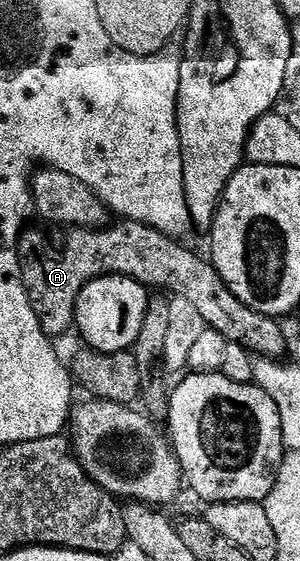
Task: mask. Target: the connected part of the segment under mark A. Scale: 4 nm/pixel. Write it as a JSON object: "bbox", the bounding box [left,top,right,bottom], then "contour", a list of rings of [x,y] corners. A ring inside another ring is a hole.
{"bbox":[18,220,284,358],"contour":[[[124,220],[123,222],[116,223],[120,224],[114,225],[113,228],[104,226],[99,230],[94,228],[73,228],[71,230],[65,231],[67,233],[65,234],[64,241],[62,241],[61,244],[55,244],[55,242],[52,241],[51,238],[48,237],[44,232],[31,232],[31,230],[28,230],[25,231],[23,235],[21,235],[18,247],[20,249],[20,262],[22,265],[22,271],[24,273],[24,288],[28,291],[28,297],[32,303],[34,314],[38,314],[38,322],[42,326],[42,330],[45,332],[45,334],[47,334],[47,336],[50,338],[57,338],[56,336],[62,335],[63,332],[68,332],[70,330],[73,331],[74,325],[76,323],[76,303],[78,302],[78,294],[82,294],[82,290],[85,288],[85,286],[87,286],[87,284],[89,284],[91,280],[97,280],[99,276],[131,276],[132,279],[137,280],[140,284],[144,285],[144,287],[149,290],[164,290],[160,288],[169,288],[169,293],[171,293],[173,297],[181,296],[182,298],[186,298],[187,301],[191,301],[192,305],[195,305],[199,313],[202,314],[202,318],[205,319],[207,327],[222,333],[222,335],[224,335],[225,341],[234,344],[241,344],[241,346],[243,348],[247,348],[249,352],[253,354],[259,354],[264,358],[283,357],[284,332],[282,329],[280,329],[281,321],[271,316],[267,316],[266,314],[258,314],[254,310],[245,308],[244,304],[238,298],[234,298],[234,294],[229,290],[228,287],[225,286],[224,279],[217,274],[215,266],[212,265],[212,263],[210,263],[207,259],[205,259],[205,257],[203,260],[203,258],[200,257],[198,253],[191,252],[191,250],[188,248],[183,248],[183,246],[180,245],[183,243],[181,243],[179,239],[167,236],[165,232],[154,230],[150,226],[140,224],[136,220]]]}

